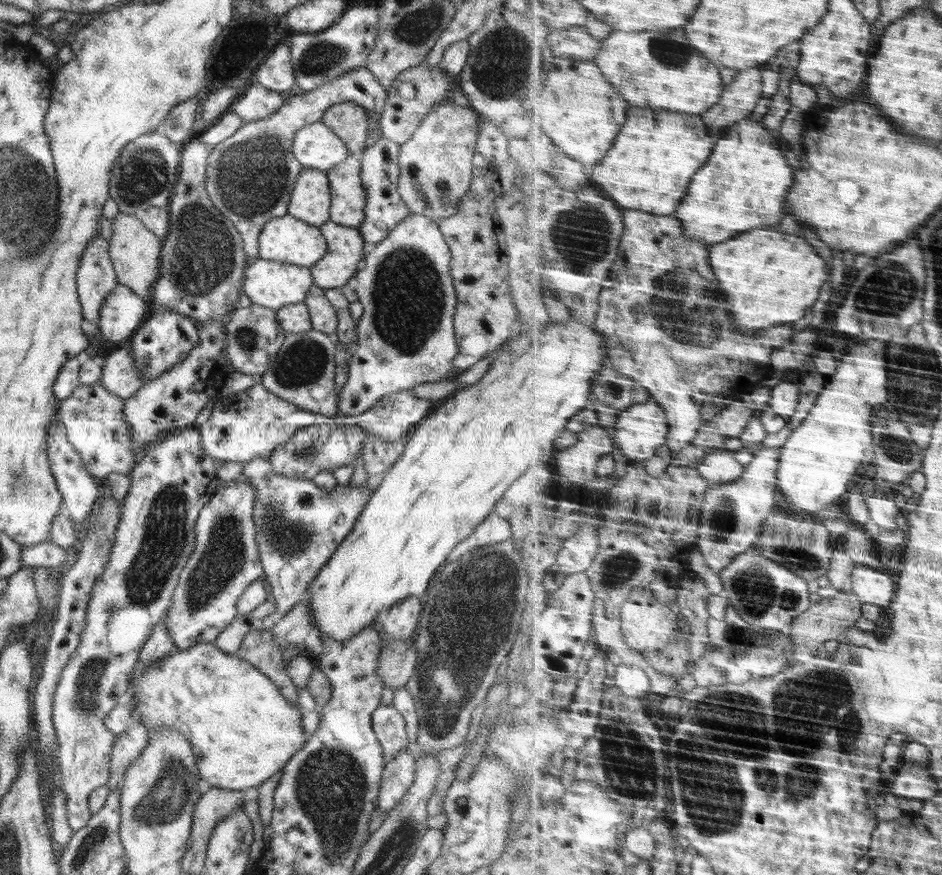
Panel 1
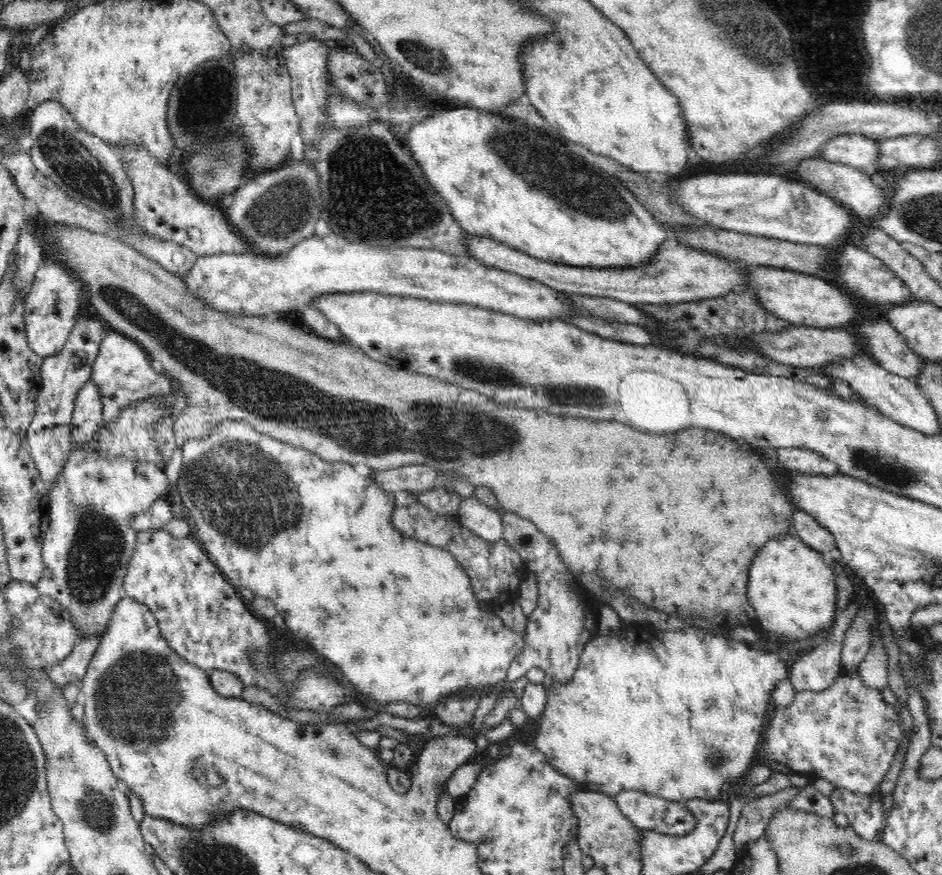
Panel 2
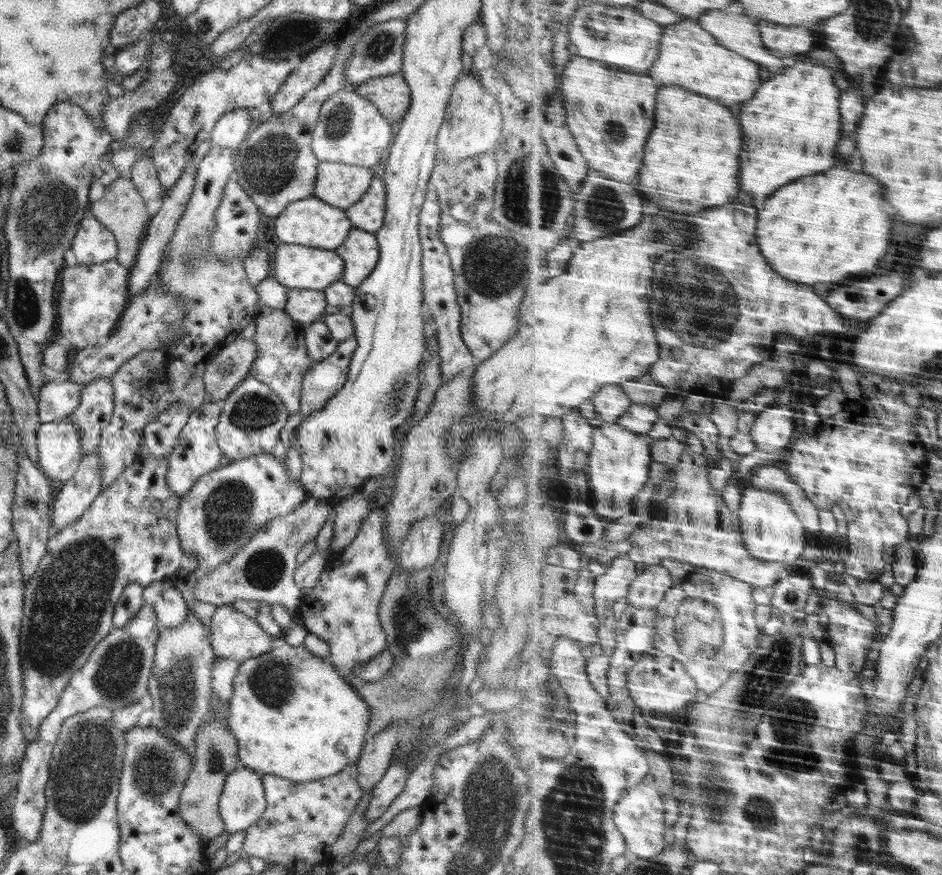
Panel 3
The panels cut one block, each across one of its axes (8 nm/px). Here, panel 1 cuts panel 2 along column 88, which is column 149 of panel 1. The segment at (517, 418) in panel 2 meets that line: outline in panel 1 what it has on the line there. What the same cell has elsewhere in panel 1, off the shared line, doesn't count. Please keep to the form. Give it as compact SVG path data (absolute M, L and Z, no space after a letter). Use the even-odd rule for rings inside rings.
M118 212L112 221L113 234L109 242L110 259L117 281L135 292L148 305L151 304L153 285L159 277L162 240L150 232L139 217Z

